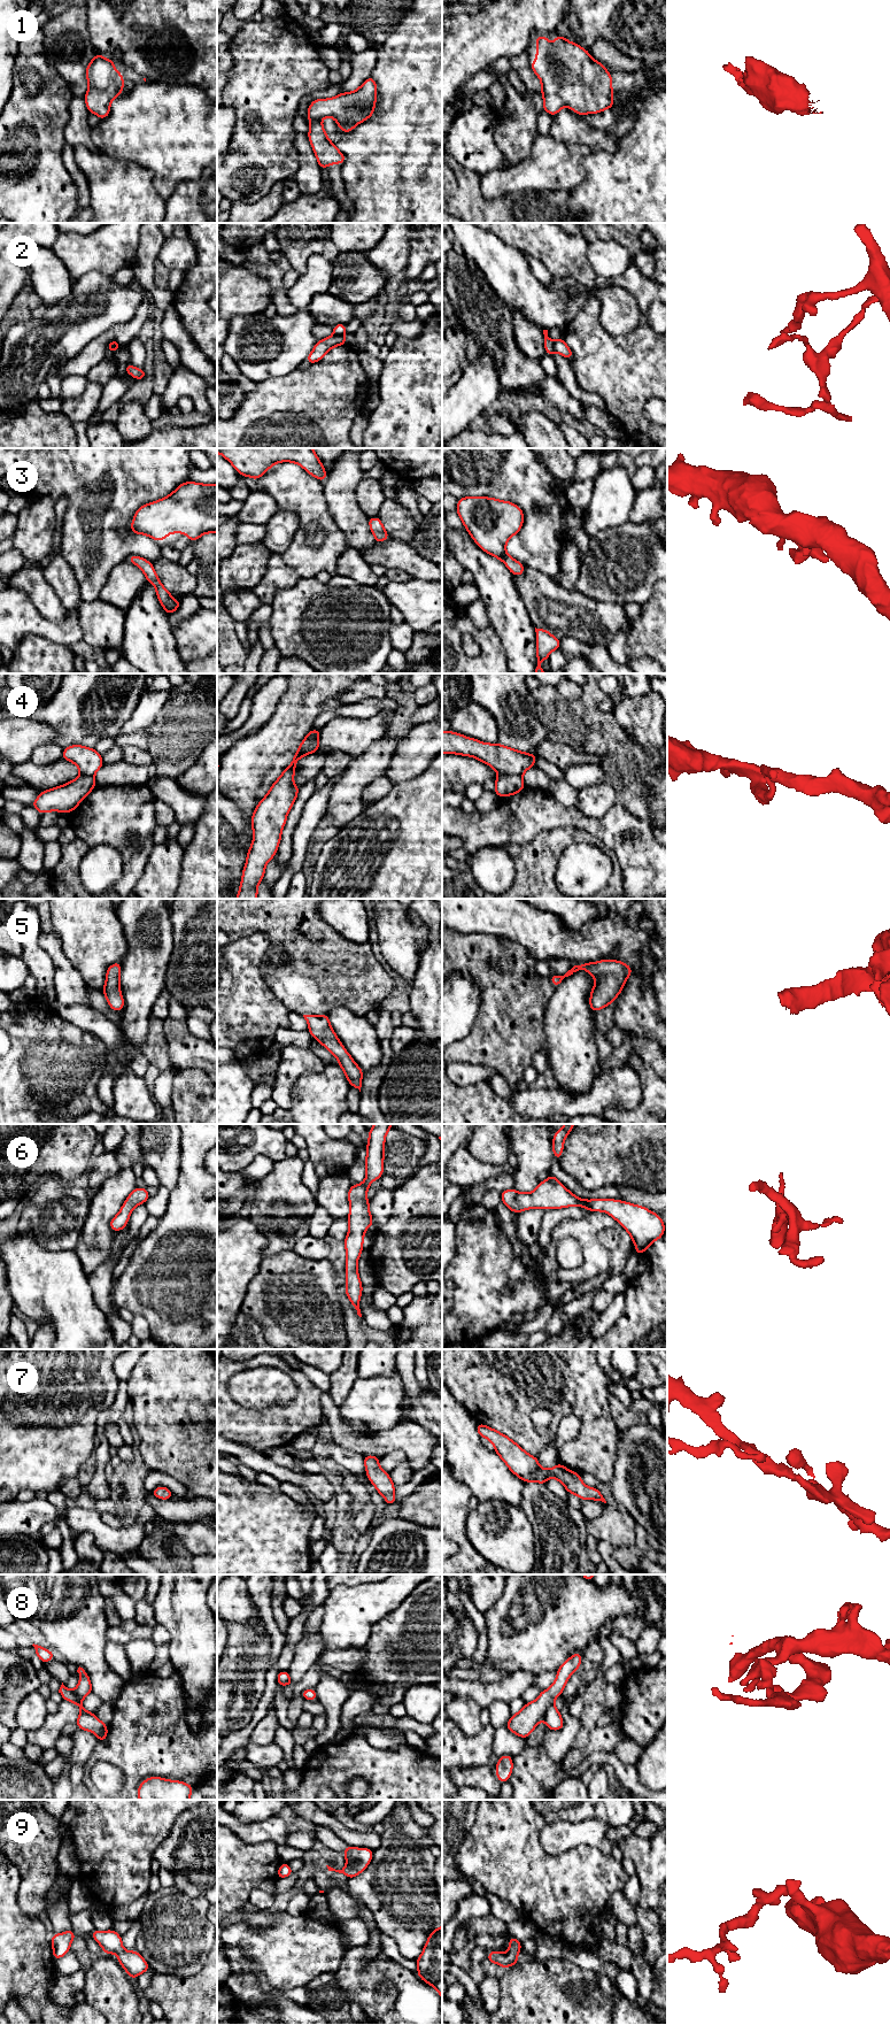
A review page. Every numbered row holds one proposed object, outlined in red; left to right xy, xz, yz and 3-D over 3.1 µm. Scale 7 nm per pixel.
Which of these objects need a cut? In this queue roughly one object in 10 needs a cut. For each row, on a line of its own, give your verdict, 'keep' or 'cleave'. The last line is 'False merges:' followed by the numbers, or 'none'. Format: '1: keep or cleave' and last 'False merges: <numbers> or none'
1: keep
2: cleave
3: keep
4: cleave
5: keep
6: keep
7: keep
8: keep
9: keep
False merges: 2, 4

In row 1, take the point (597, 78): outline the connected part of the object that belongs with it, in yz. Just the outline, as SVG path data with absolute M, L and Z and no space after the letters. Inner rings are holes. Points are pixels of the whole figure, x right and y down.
M539 34L536 43L536 60L531 68L541 80L543 110L555 116L563 107L570 107L575 114L598 114L613 108L612 76L606 68L594 60L587 49L556 34L551 45L545 36Z

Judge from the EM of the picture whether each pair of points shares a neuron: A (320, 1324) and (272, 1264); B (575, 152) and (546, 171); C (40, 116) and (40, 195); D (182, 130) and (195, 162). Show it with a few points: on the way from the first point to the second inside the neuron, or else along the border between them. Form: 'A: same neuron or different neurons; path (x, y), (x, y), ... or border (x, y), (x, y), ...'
A: same neuron; path (306, 1309), (289, 1293), (285, 1279)
B: same neuron; path (569, 156), (558, 166), (552, 166)
C: same neuron; path (40, 136), (40, 176)
D: same neuron; path (182, 138), (182, 148), (187, 154)

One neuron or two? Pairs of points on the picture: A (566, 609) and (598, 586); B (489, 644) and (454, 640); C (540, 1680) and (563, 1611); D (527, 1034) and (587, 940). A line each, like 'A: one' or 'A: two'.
A: two
B: one
C: two
D: two

